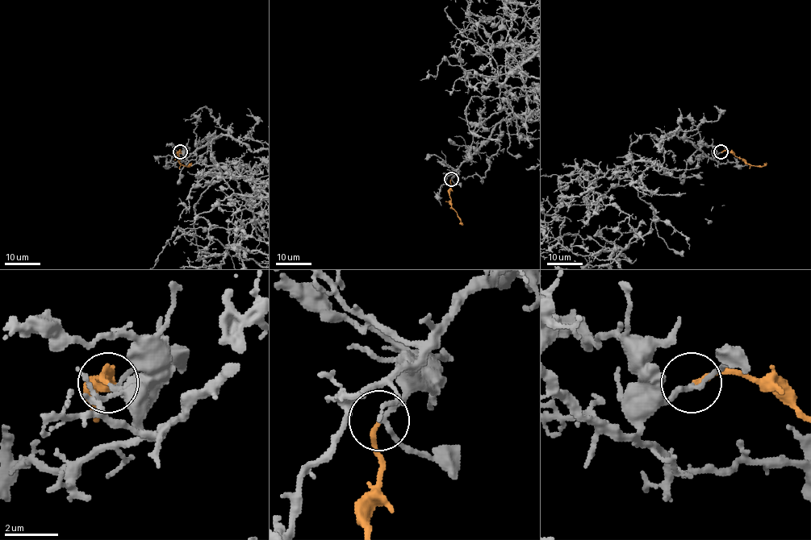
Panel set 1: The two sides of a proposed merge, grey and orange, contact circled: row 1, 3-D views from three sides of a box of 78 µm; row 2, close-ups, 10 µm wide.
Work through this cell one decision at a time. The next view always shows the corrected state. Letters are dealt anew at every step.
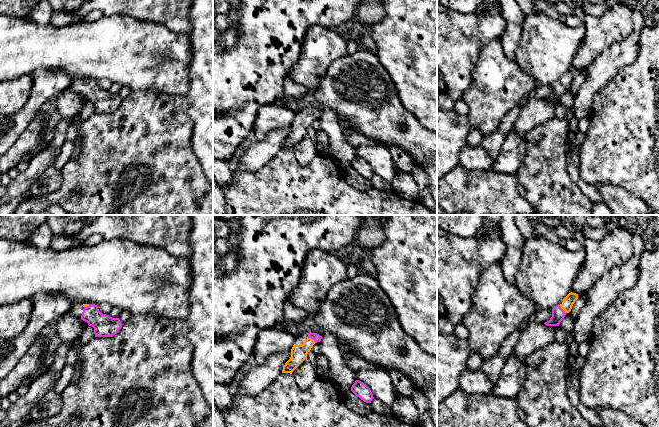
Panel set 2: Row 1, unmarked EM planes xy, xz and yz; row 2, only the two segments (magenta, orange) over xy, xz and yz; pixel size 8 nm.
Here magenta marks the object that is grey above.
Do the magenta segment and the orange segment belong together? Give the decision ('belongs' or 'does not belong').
belongs

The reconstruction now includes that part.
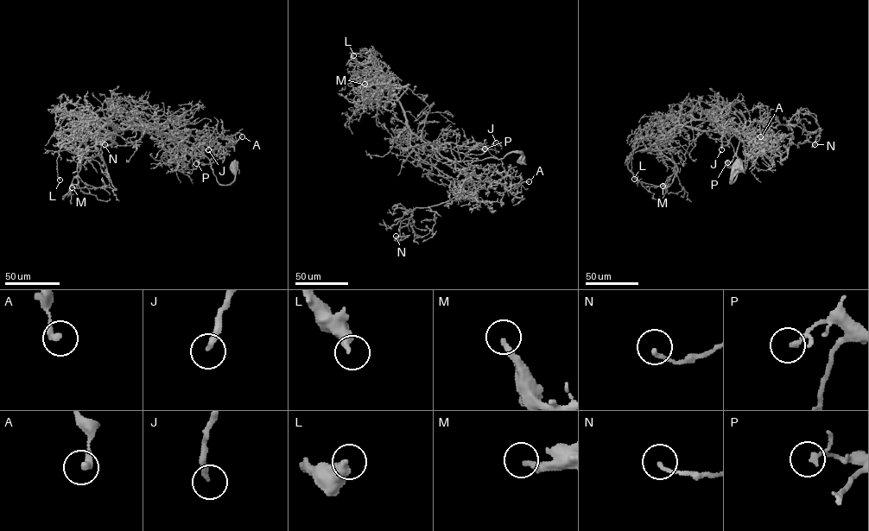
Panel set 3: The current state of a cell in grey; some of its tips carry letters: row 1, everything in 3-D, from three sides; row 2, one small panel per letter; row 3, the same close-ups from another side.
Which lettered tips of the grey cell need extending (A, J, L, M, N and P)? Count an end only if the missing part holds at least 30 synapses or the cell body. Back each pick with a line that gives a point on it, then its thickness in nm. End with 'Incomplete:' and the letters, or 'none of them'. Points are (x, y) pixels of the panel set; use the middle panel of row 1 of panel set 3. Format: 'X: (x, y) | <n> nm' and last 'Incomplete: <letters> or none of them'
M: (364, 84) | 280 nm
Incomplete: M

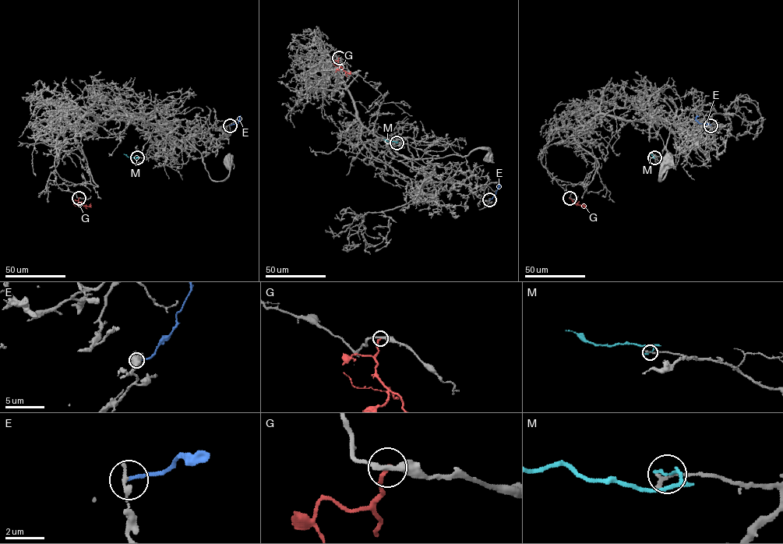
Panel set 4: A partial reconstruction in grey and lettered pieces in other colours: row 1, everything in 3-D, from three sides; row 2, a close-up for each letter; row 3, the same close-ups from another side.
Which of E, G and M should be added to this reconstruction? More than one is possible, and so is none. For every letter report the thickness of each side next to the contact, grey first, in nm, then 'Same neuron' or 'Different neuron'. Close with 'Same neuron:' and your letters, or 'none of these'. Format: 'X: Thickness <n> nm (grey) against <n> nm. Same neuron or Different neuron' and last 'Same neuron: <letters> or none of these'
E: Thickness 240 nm (grey) against 180 nm. Different neuron
G: Thickness 280 nm (grey) against 180 nm. Different neuron
M: Thickness 220 nm (grey) against 180 nm. Different neuron
Same neuron: none of these

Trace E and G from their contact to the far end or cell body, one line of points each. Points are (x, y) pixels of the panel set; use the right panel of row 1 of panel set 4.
E: (710, 125), (700, 123), (696, 120), (698, 116)
G: (569, 198), (585, 206), (583, 203)

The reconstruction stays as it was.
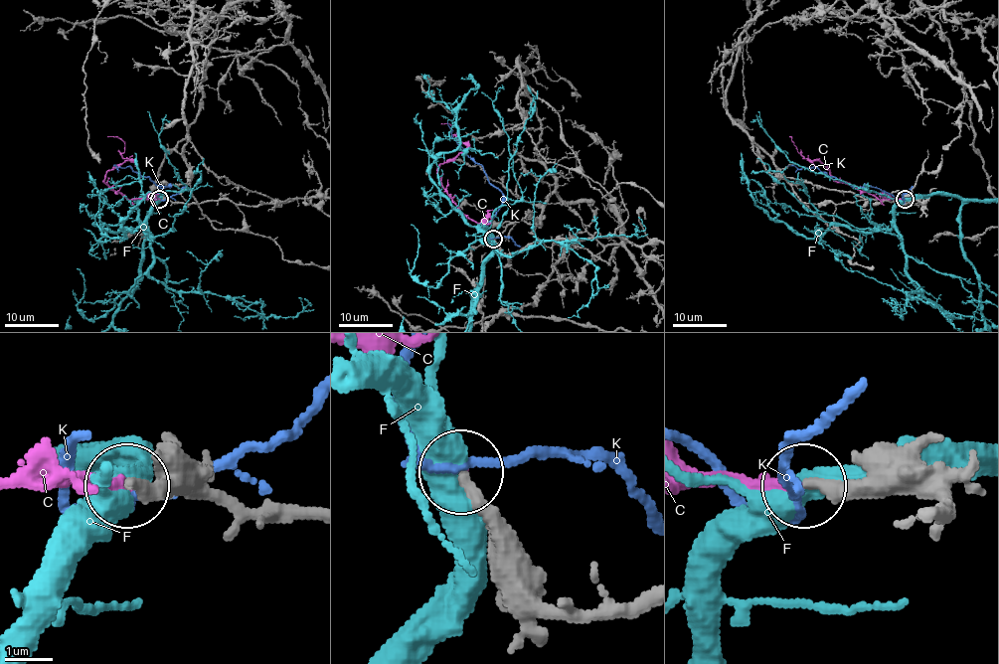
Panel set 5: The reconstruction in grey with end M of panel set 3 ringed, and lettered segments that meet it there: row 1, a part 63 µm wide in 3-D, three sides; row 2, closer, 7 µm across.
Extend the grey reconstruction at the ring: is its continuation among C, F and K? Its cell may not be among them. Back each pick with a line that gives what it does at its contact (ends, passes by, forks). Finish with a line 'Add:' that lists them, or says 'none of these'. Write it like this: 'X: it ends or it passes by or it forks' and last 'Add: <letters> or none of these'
C: it ends
Add: C

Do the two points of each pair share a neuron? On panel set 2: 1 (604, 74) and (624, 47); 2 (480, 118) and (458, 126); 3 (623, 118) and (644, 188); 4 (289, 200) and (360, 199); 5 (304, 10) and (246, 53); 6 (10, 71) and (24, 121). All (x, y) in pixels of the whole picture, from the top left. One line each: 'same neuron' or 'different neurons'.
1: same neuron
2: different neurons
3: same neuron
4: same neuron
5: same neuron
6: different neurons

